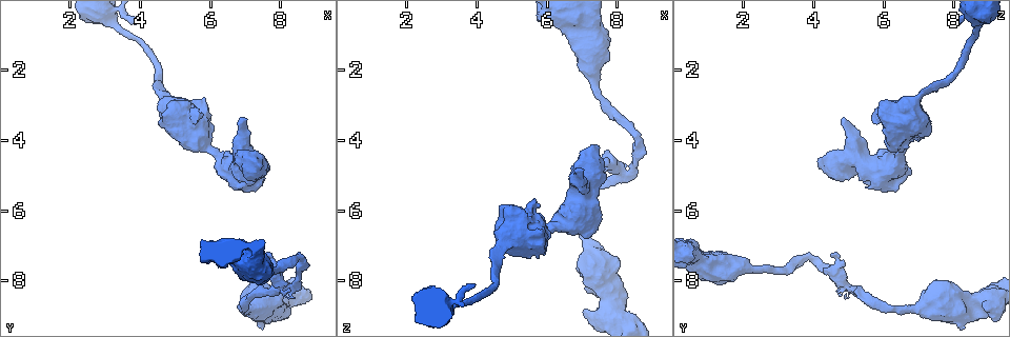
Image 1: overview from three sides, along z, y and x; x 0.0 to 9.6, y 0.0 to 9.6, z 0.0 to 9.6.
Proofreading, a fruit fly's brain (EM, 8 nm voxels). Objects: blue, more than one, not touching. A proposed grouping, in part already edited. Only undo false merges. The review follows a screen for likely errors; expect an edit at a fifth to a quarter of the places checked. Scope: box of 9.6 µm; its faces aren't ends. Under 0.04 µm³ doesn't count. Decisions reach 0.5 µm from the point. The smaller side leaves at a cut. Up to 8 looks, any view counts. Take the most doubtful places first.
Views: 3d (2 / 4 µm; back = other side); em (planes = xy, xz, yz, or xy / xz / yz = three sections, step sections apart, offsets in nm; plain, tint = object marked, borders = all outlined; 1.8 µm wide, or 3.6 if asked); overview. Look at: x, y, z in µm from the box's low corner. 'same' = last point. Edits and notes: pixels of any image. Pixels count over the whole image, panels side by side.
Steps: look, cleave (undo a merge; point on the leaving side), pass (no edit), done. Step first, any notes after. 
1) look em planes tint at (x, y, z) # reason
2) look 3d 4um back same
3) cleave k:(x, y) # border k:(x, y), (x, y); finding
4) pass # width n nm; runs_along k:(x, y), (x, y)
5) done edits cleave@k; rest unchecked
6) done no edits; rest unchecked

look em planes plain at (8.10, 8.25, 4.95) # arms part here

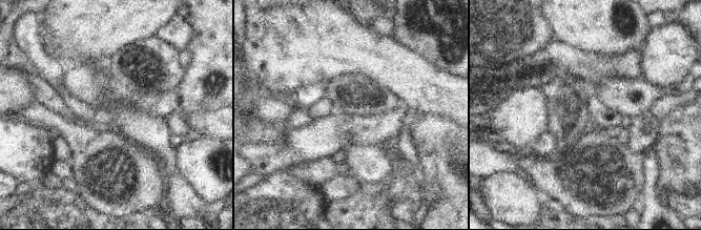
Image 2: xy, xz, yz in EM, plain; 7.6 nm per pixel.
look em planes tint same # where the object lies

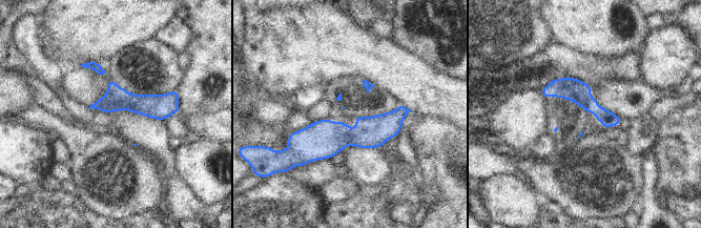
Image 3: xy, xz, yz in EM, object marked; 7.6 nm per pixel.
pass # runs_along 3:(406, 110), (364, 137), (291, 137); one cell here

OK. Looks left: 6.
look 3d 4um at (7.20, 7.30, 0.60) # sudden change in width

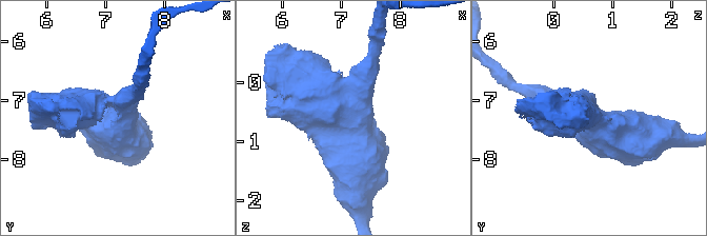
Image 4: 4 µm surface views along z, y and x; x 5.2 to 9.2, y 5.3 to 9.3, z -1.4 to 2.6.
look em 3.6um yz step 4 plain at (7.25, 7.35, 0.55)

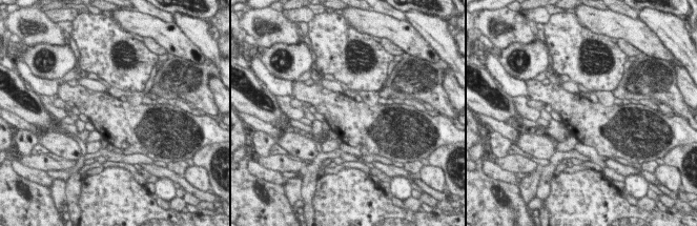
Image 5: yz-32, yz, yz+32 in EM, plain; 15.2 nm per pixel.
look em 3.6um yz step 4 tint same

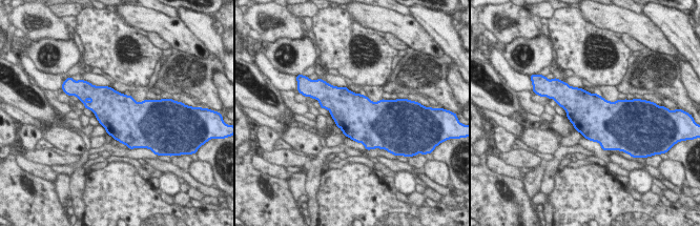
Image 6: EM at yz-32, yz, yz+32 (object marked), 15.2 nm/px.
pass # one cell here

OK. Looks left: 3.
look 3d 4um at (5.70, 3.95, 6.50) # calibre changes

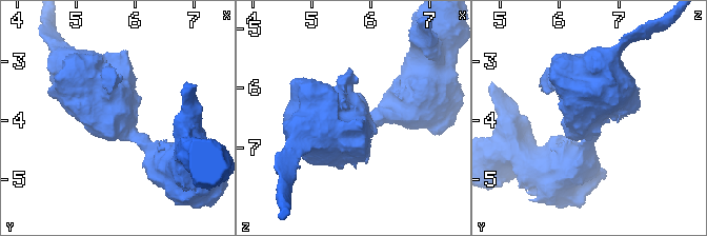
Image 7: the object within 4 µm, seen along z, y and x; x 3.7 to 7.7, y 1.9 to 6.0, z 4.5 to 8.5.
look em 3.6um yz step 16 tint same

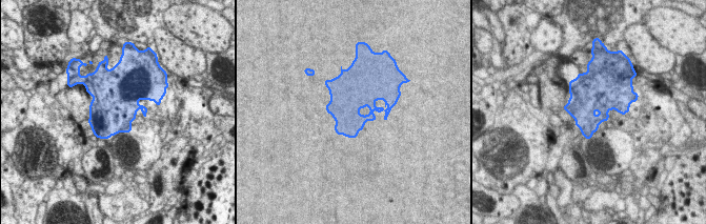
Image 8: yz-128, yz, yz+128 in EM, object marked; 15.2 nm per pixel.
look em 3.6um planes tint same # another direction

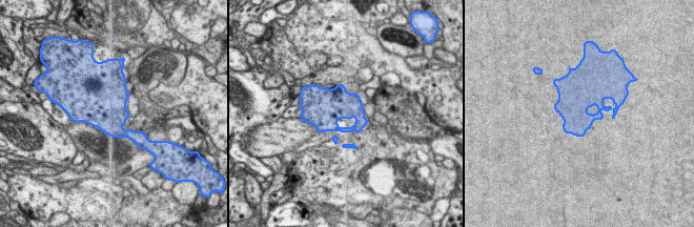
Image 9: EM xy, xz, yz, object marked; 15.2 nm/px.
cleave 9:(135, 137) # width 440 nm; a second cell is stuck on

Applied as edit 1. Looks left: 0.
done edits cleave@9; rest unchecked

